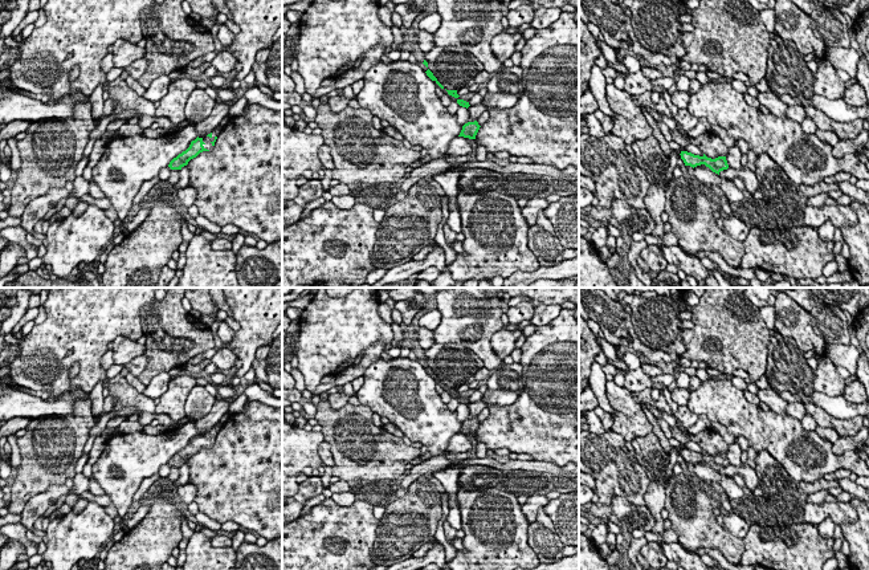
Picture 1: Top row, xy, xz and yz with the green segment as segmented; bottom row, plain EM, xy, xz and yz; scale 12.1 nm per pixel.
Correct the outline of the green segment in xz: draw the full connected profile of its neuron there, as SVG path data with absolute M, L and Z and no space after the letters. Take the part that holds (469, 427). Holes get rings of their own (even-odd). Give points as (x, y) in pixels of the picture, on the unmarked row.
M474 418L474 419L468 419L468 420L465 420L465 422L462 423L462 427L461 427L461 429L460 429L458 433L464 433L464 435L469 435L469 436L476 436L476 432L477 432L480 424L481 424L481 423L478 422L477 418Z

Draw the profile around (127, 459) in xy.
M188 422L159 435L143 431L117 432L106 441L106 448L93 464L91 472L121 517L127 513L142 481L158 473L197 433L195 422Z

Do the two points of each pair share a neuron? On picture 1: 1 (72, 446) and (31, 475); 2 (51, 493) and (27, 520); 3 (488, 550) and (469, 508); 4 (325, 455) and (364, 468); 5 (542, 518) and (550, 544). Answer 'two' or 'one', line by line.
1: one
2: one
3: one
4: two
5: one

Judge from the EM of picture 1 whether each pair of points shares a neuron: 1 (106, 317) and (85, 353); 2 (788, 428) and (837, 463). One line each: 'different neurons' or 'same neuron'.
1: same neuron
2: same neuron

